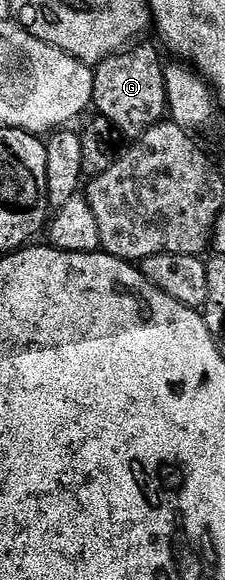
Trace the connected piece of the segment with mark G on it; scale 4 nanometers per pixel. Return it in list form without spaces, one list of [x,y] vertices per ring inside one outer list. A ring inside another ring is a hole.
[[[153,47],[122,49],[96,64],[93,76],[92,106],[96,114],[108,121],[114,132],[122,131],[132,141],[149,127],[166,118],[163,62]]]

